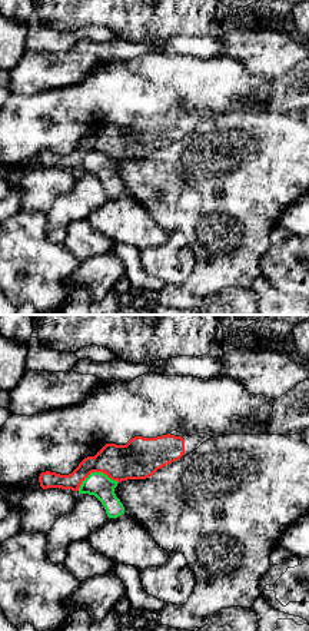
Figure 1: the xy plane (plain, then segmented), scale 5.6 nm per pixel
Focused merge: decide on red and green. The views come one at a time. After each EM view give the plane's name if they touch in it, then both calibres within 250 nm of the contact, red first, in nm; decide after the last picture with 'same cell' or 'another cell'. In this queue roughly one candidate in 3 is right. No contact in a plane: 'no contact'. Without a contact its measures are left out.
meets red in xy; 220 nm thick on the red side, 140 nm on the other

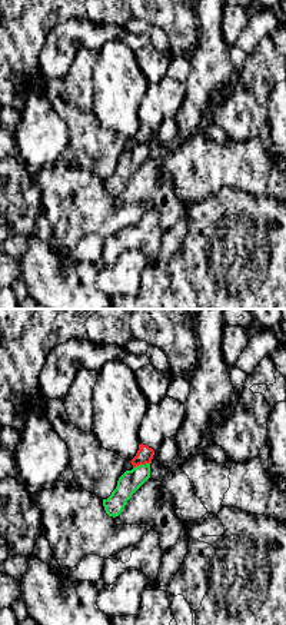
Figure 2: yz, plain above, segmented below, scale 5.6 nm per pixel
meets red in yz; 90 nm thick on the red side, 120 nm on the other

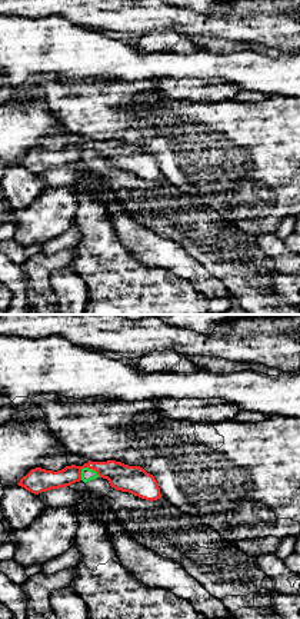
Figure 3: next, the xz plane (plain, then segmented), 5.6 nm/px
meets red in xz; 160 nm thick on the red side, 70 nm on the other

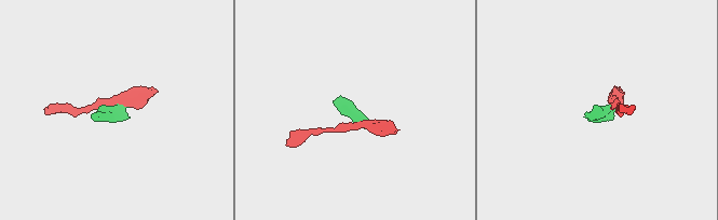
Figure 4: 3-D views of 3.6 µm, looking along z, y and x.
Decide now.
another cell

